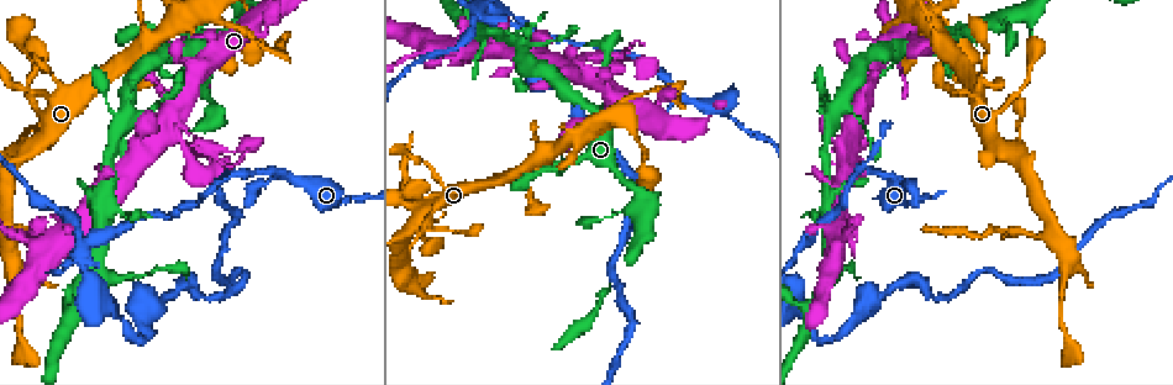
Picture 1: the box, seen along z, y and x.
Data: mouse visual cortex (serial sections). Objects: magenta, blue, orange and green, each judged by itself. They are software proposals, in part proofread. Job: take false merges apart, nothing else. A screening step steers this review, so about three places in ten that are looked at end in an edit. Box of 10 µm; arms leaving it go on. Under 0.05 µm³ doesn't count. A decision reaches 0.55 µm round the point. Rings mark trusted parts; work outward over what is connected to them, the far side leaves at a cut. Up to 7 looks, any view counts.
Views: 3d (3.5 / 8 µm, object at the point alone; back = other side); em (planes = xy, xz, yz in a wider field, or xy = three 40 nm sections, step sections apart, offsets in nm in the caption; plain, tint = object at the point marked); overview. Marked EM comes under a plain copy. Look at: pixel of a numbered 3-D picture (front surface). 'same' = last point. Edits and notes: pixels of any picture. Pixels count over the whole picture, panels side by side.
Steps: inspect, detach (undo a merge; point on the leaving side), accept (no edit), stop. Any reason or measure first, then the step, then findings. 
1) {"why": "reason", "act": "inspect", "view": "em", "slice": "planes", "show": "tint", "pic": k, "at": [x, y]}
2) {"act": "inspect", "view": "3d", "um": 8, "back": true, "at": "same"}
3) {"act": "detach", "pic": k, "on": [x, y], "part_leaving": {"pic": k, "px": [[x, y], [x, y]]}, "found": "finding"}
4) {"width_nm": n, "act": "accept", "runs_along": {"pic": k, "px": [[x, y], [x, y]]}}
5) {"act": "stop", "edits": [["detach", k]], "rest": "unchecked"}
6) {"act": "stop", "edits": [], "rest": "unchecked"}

{"act": "inspect", "view": "em", "slice": "xy", "step": 3, "show": "tint", "pic": 1, "at": [999, 26]}

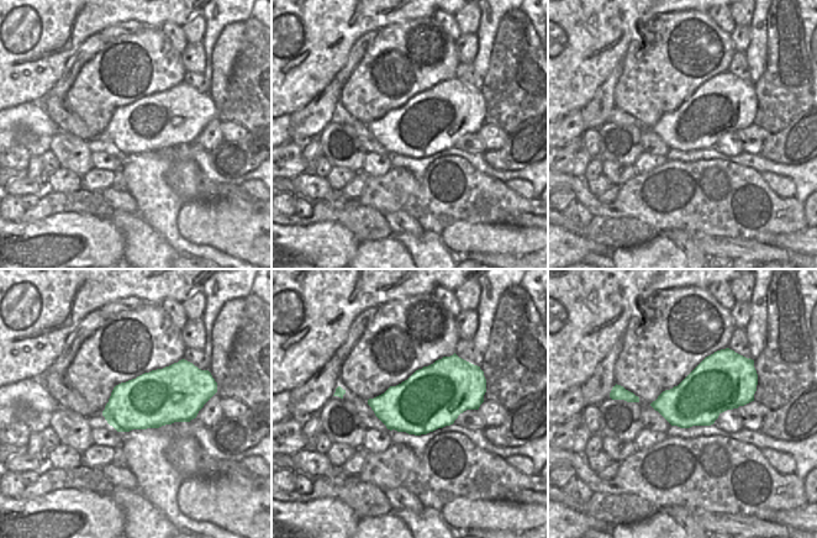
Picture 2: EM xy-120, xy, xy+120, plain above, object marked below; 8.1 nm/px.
{"why": "see where the arms go", "act": "inspect", "view": "3d", "um": 3.5, "back": true, "at": "same"}

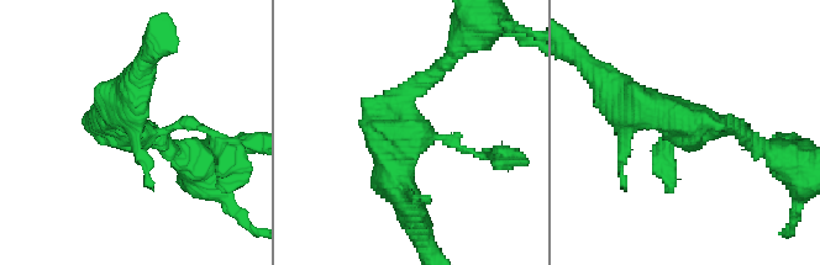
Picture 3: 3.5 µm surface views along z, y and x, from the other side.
{"act": "accept", "runs_along": {"pic": 3, "px": [[755, 141], [621, 104]]}, "found": "continuous, no second cell"}

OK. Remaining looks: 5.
{"why": "thin neck", "act": "inspect", "view": "3d", "um": 8, "pic": 1, "at": [884, 176]}

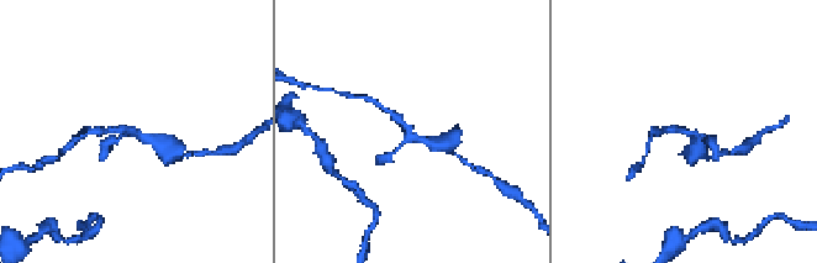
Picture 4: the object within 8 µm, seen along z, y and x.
{"arms": 3, "arm_widths_nm": [150, 200, 400], "act": "inspect", "view": "em", "slice": "xy", "step": 2, "show": "tint", "at": "same"}

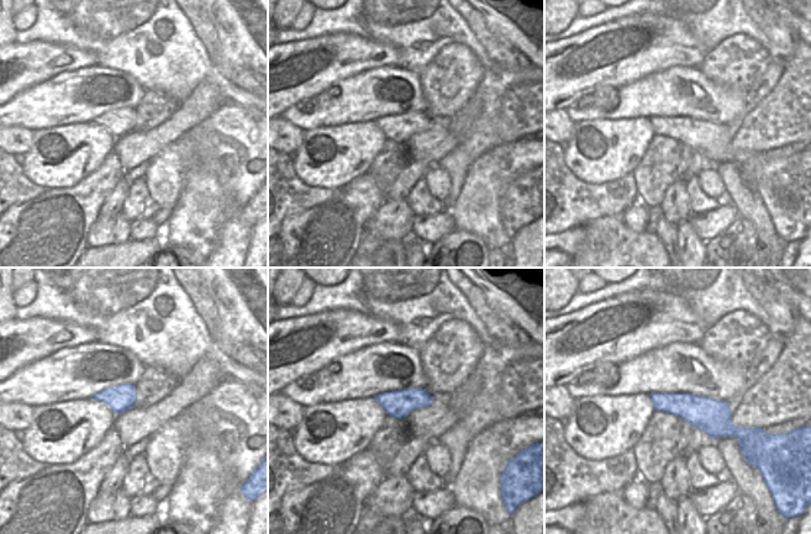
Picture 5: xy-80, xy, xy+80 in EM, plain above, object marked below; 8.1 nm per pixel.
{"act": "accept", "runs_along": {"pic": 5, "px": [[653, 396], [741, 432]]}, "found": "all the same cell"}

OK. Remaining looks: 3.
{"why": "abrupt turn", "act": "inspect", "view": "em", "slice": "xy", "step": 3, "show": "tint", "pic": 1, "at": [1005, 229]}

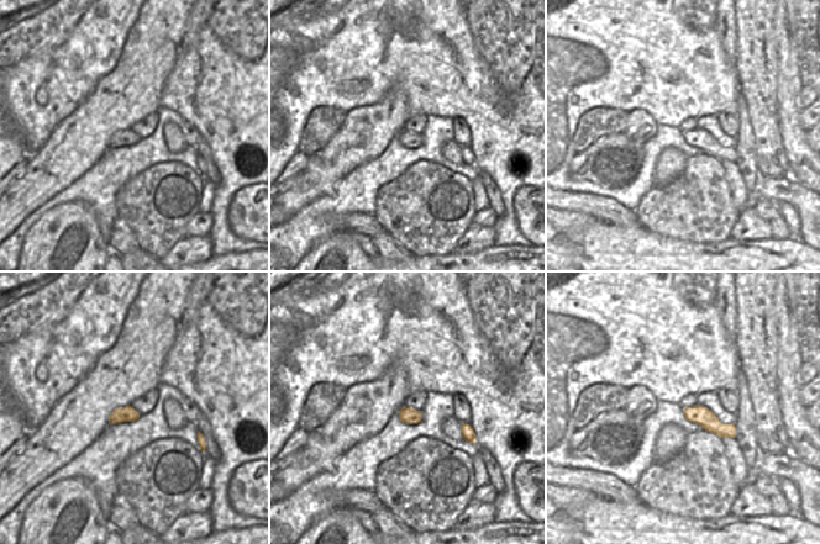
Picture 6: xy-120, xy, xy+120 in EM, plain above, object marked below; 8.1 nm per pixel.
{"why": "wider look", "act": "inspect", "view": "3d", "um": 3.5, "at": "same"}

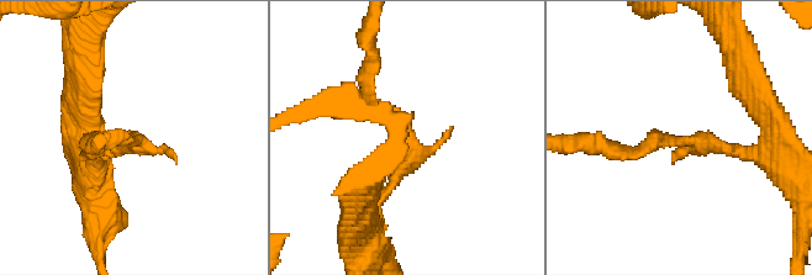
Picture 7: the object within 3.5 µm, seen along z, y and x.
{"act": "accept", "runs_along": {"pic": 6, "px": [[686, 411], [732, 433]]}, "found": "one cell here"}

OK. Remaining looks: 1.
{"act": "stop", "edits": [], "rest": "unchecked"}

